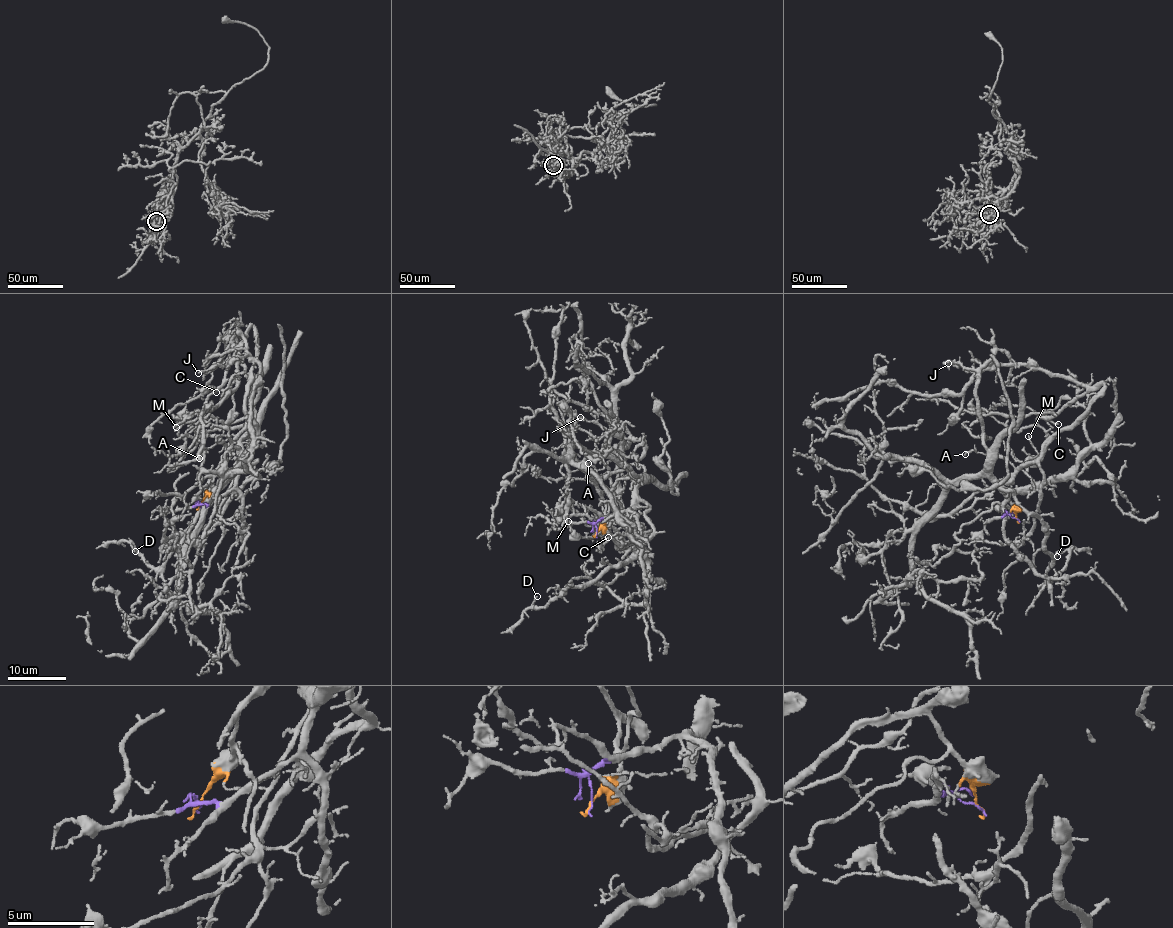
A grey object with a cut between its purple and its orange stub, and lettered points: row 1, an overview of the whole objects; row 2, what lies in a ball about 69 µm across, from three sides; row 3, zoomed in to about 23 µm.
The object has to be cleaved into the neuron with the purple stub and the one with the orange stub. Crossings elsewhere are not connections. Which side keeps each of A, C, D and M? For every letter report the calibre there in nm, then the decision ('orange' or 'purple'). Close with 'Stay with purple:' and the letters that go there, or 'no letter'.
A: 90 nm | orange
C: 110 nm | orange
D: 70 nm | purple
M: 140 nm | orange
Stay with purple: D

